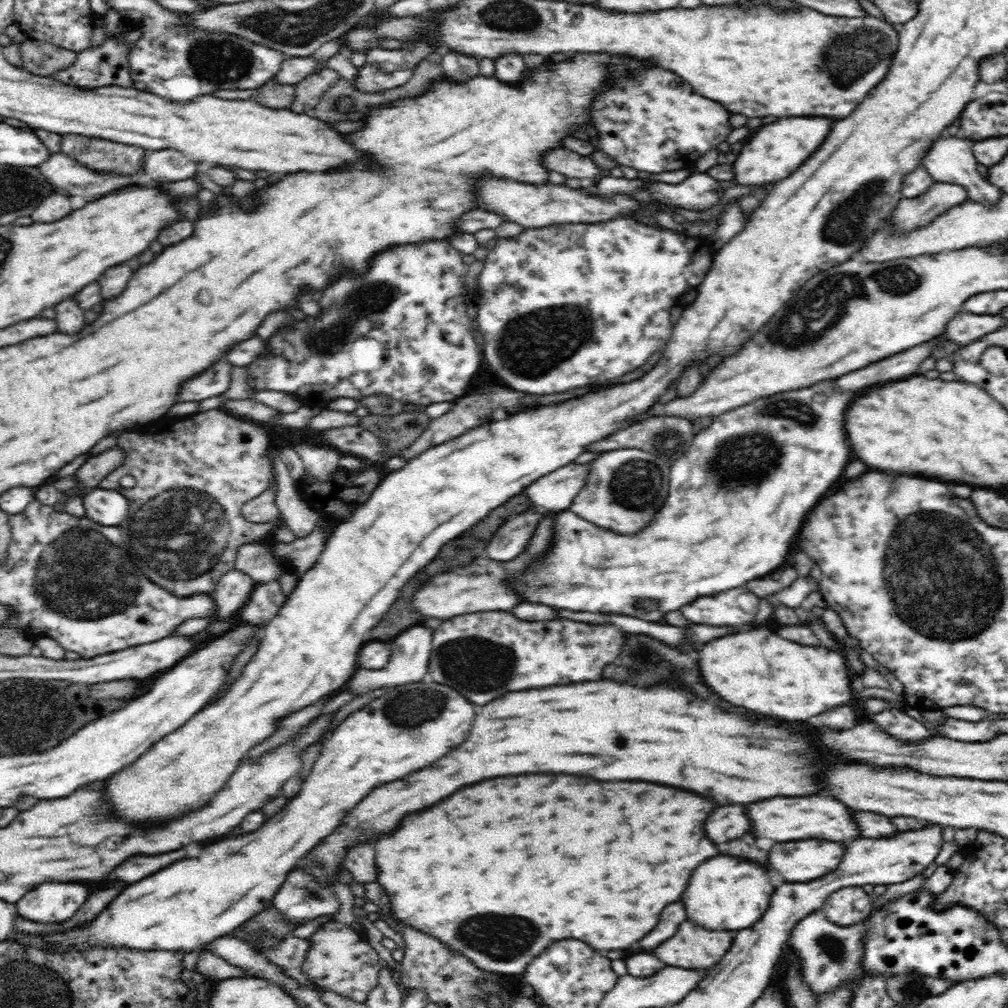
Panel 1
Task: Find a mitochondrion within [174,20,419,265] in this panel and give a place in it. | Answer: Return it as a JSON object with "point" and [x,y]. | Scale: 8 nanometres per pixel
{"point":[223,61]}

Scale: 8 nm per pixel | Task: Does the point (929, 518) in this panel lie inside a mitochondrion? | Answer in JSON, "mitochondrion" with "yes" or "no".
{"mitochondrion":"no"}

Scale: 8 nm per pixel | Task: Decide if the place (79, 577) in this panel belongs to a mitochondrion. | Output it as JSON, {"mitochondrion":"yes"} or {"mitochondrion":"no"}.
{"mitochondrion":"yes"}

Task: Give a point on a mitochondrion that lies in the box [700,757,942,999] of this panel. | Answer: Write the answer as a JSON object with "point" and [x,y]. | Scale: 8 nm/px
{"point":[830,944]}

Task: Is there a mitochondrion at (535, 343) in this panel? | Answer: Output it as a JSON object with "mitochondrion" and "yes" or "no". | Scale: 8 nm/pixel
{"mitochondrion":"yes"}

